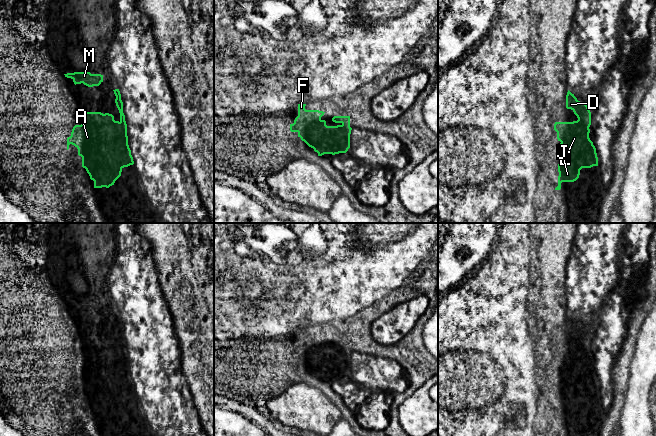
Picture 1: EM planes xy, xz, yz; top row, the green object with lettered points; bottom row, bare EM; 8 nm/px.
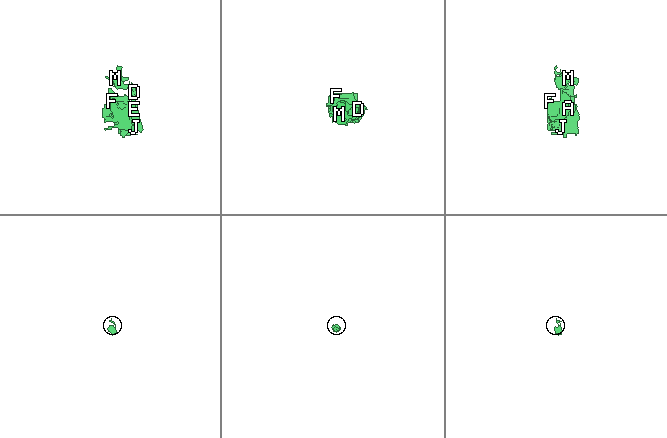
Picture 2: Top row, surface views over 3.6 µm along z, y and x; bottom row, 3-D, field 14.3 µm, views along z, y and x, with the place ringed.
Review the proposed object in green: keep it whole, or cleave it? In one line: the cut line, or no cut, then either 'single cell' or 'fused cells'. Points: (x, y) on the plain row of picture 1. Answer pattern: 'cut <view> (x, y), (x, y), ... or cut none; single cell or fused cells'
cut none; single cell

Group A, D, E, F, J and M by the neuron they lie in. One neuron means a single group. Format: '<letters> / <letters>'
A D E F J M

